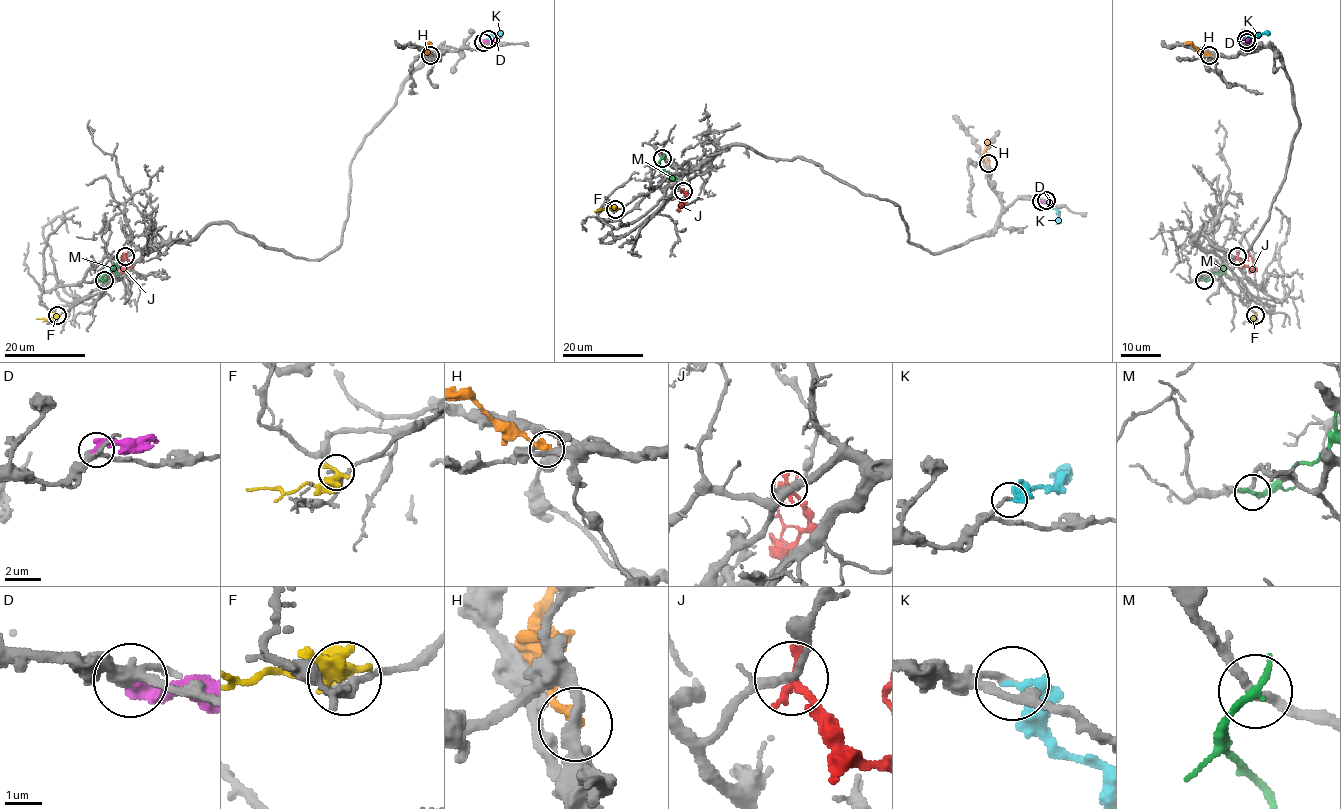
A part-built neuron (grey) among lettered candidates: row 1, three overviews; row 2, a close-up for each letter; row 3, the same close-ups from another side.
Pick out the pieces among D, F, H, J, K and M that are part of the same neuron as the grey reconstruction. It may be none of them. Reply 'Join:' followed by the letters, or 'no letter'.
Join: K

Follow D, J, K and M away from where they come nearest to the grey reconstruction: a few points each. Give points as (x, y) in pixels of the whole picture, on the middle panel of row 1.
D: (1041, 201), (1055, 202)
J: (682, 191), (686, 201), (681, 208), (680, 202)
K: (1046, 200), (1056, 210), (1056, 224)
M: (662, 158), (659, 164), (677, 180)

